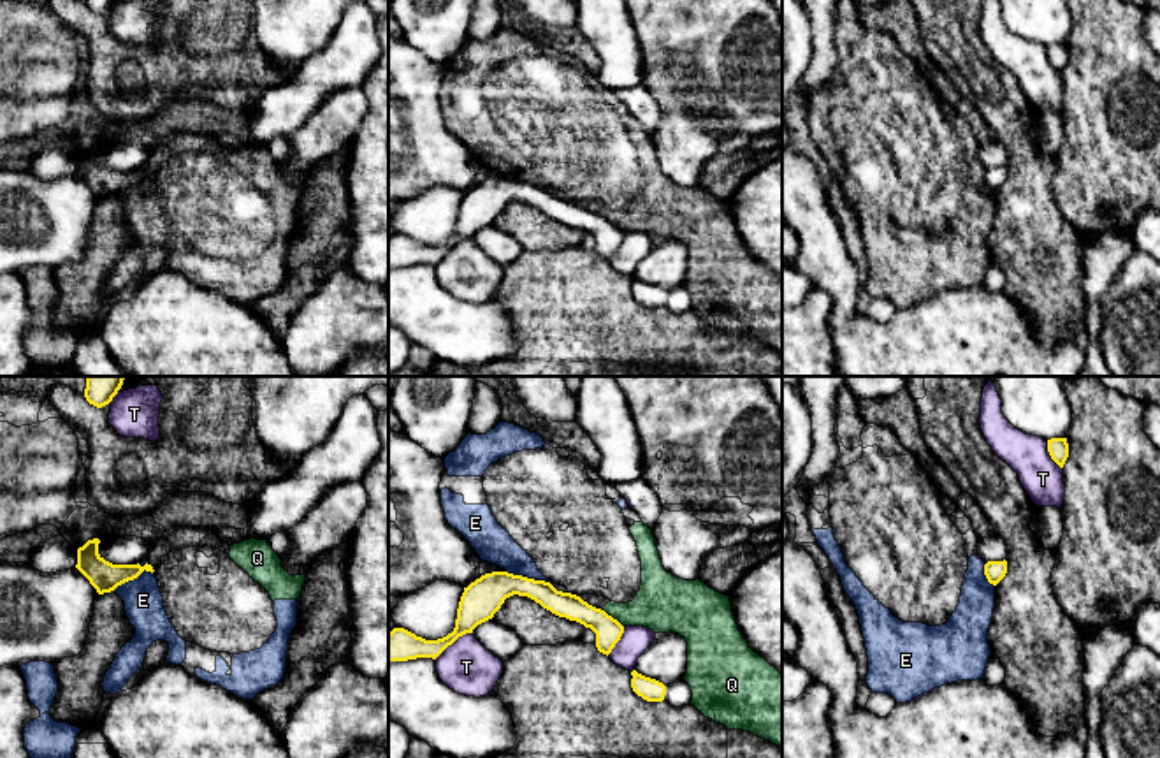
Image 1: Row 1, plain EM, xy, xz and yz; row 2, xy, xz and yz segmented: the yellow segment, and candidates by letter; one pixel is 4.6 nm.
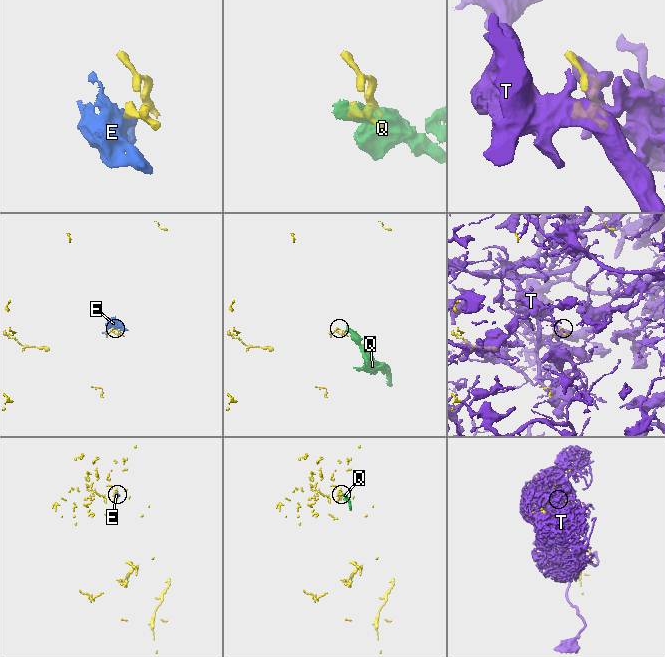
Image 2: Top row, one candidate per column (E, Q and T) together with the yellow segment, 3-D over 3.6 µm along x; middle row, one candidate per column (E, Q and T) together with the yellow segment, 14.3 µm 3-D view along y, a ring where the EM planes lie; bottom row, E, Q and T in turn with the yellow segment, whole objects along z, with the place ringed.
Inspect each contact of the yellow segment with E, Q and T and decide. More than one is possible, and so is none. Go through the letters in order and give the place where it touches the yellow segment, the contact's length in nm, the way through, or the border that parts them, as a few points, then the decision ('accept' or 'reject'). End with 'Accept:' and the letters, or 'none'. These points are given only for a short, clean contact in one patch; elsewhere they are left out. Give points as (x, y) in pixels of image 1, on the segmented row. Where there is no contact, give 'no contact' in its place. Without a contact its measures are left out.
E: xy (130, 579) | 220 nm | reject
Q: xz (612, 618) | 130 nm | along xz (603, 609), (623, 626) | reject
T: xz (452, 642) | 220 nm | reject
Accept: none

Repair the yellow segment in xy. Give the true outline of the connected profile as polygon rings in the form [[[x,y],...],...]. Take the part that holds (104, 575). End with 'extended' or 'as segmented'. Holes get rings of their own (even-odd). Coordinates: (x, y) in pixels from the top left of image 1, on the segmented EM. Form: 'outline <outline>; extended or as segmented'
outline [[[98,538],[88,540],[77,549],[76,568],[90,580],[98,594],[111,593],[118,586],[137,579],[144,570],[155,572],[151,565],[112,565],[98,554]]]; as segmented

